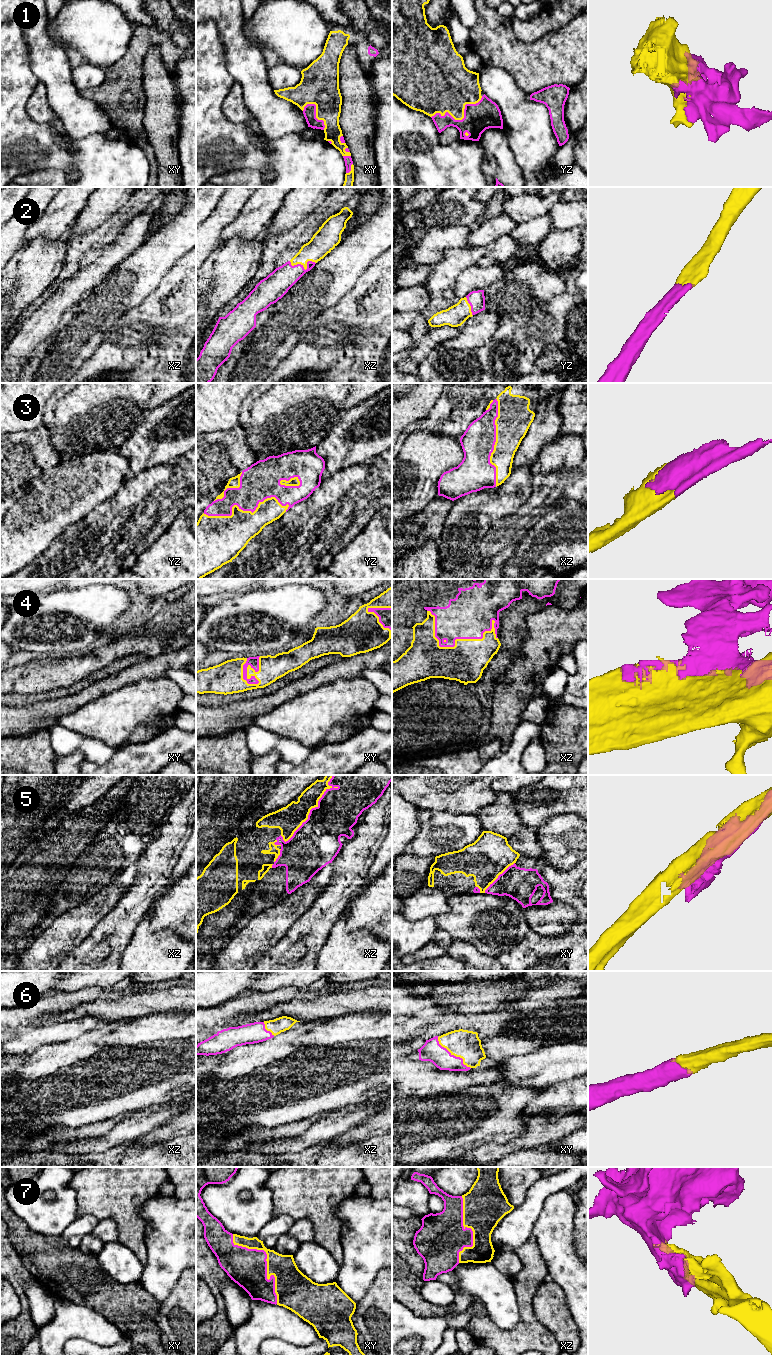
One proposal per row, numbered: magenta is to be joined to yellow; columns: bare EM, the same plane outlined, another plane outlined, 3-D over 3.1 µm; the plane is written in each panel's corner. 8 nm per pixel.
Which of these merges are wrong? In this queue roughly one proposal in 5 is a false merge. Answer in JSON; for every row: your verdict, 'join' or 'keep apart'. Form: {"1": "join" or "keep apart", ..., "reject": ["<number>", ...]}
{"1": "join", "2": "join", "3": "join", "4": "join", "5": "keep apart", "6": "join", "7": "join", "reject": ["5"]}

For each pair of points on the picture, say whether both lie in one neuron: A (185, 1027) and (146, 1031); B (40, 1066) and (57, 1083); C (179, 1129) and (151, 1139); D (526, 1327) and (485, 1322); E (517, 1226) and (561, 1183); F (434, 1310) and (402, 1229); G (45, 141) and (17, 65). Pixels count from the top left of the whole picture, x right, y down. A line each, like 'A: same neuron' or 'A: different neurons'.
A: same neuron
B: different neurons
C: same neuron
D: same neuron
E: same neuron
F: same neuron
G: same neuron

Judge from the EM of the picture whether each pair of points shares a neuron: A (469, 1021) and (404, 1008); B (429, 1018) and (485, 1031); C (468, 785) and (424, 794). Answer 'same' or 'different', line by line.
A: different
B: same
C: same

